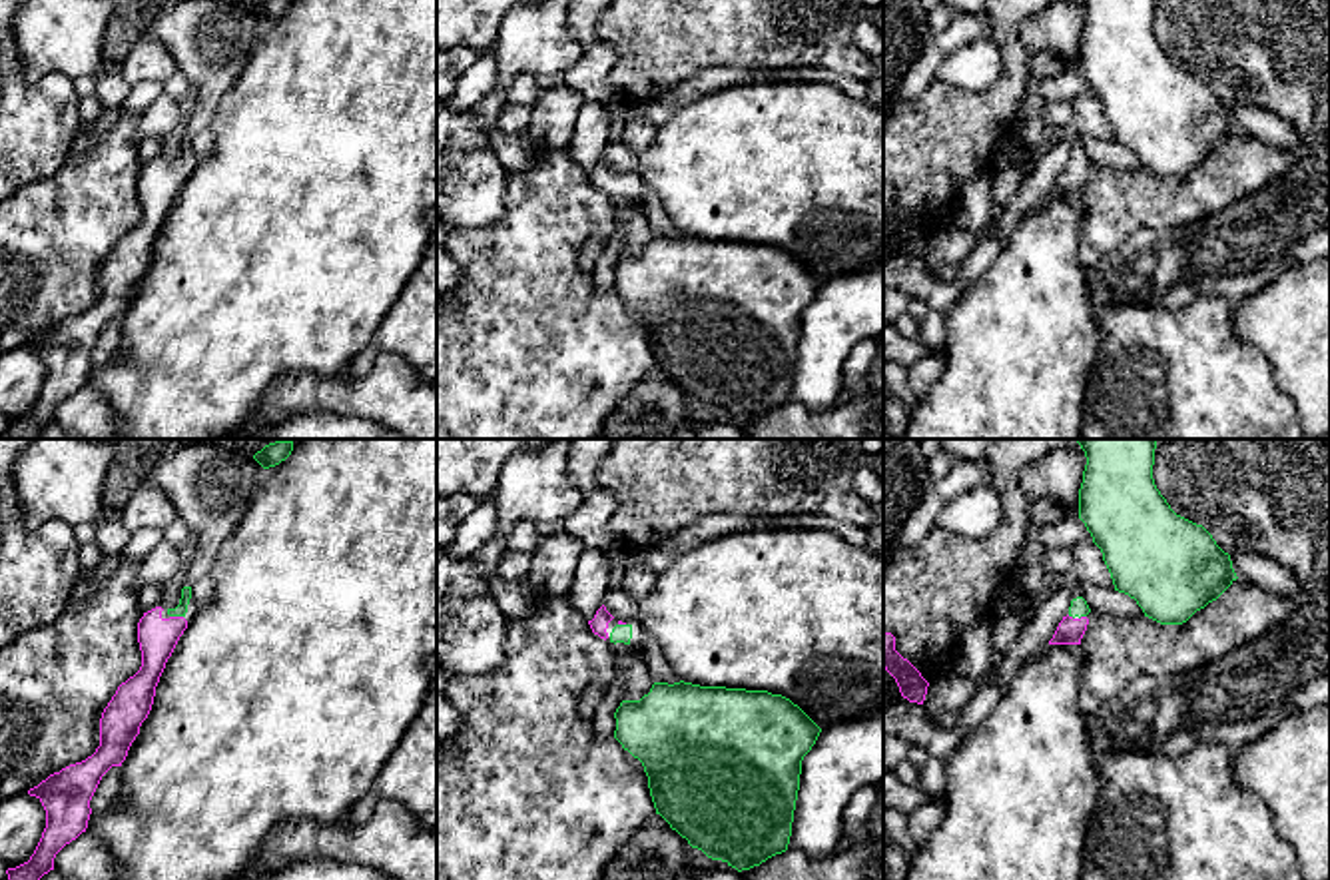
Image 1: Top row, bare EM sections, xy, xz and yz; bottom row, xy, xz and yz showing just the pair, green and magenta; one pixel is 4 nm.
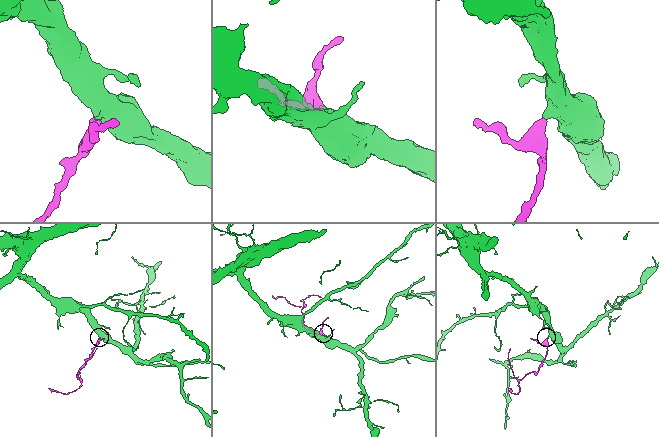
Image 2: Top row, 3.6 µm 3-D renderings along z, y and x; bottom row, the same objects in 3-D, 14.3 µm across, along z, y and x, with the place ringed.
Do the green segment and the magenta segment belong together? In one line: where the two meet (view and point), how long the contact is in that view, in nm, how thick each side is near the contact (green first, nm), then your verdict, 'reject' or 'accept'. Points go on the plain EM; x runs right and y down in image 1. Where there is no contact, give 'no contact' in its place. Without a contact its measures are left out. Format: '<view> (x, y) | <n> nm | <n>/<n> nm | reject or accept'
xy (176, 168) | 60 nm | 50/160 nm | accept

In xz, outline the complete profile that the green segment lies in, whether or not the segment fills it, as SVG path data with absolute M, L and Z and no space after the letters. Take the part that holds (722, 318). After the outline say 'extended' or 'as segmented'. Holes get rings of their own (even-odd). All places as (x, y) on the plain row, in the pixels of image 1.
M680 233L674 237L654 235L640 253L622 253L614 271L614 291L644 319L656 367L692 401L738 425L788 403L802 313L822 285L798 257L768 243L700 239Z; as segmented

